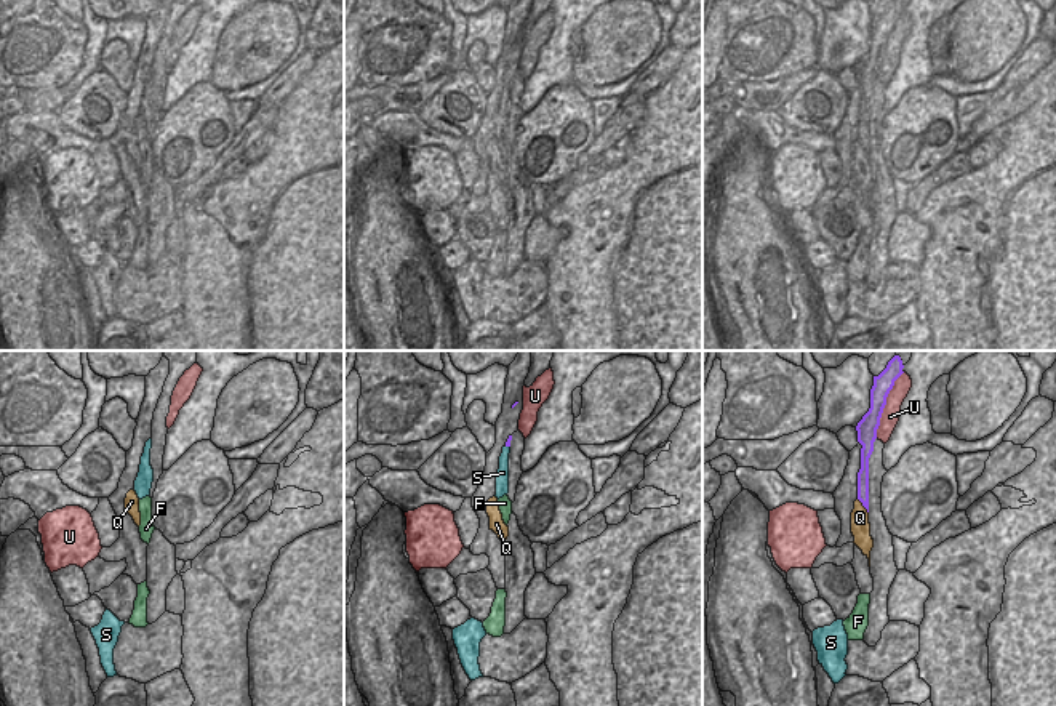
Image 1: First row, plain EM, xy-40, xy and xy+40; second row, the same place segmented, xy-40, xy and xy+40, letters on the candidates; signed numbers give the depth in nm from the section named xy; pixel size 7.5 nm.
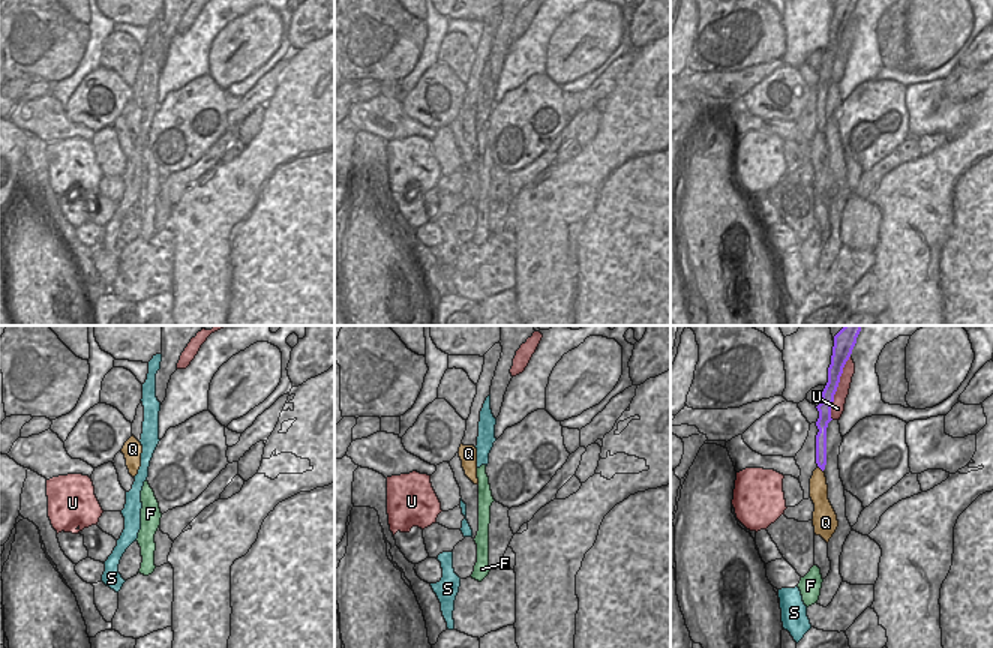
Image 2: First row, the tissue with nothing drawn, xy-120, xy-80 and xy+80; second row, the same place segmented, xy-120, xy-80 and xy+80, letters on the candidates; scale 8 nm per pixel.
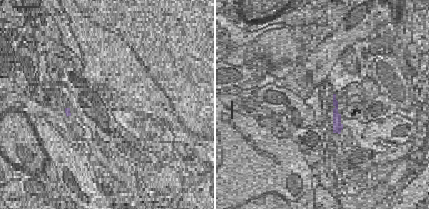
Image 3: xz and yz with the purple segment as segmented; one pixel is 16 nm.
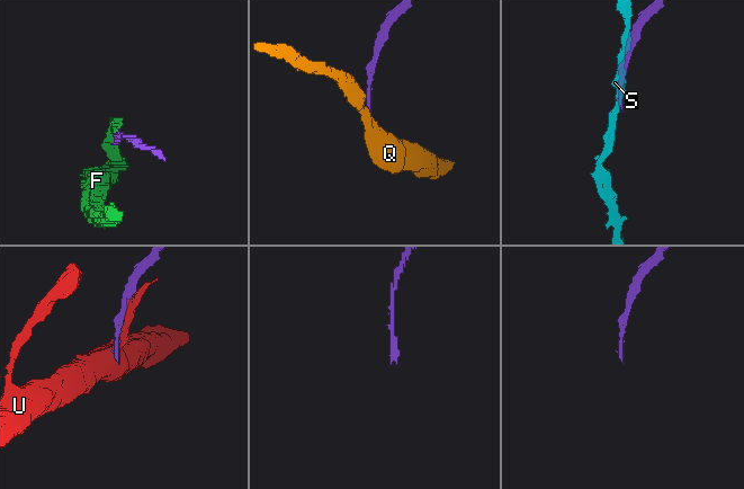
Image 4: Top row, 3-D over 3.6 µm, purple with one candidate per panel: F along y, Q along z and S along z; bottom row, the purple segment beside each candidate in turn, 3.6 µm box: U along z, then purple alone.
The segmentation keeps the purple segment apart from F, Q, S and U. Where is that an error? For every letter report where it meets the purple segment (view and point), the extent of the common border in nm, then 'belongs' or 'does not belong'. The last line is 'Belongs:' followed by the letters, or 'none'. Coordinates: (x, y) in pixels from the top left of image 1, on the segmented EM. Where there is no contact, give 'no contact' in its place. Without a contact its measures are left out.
F: no contact | does not belong
Q: xy+40 (863, 505) | 140 nm | does not belong
S: xy (508, 445) | 40 nm | does not belong
U: xy+40 (885, 404) | 550 nm | does not belong
Belongs: none

